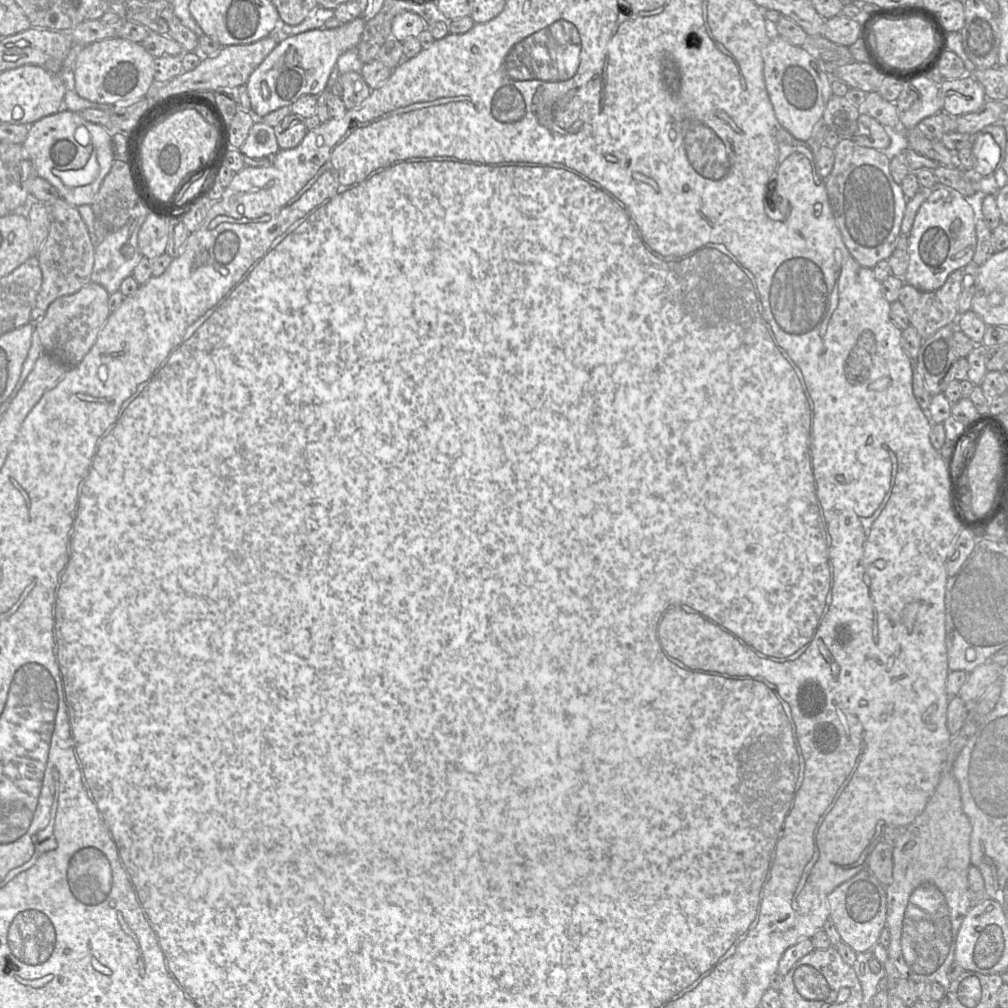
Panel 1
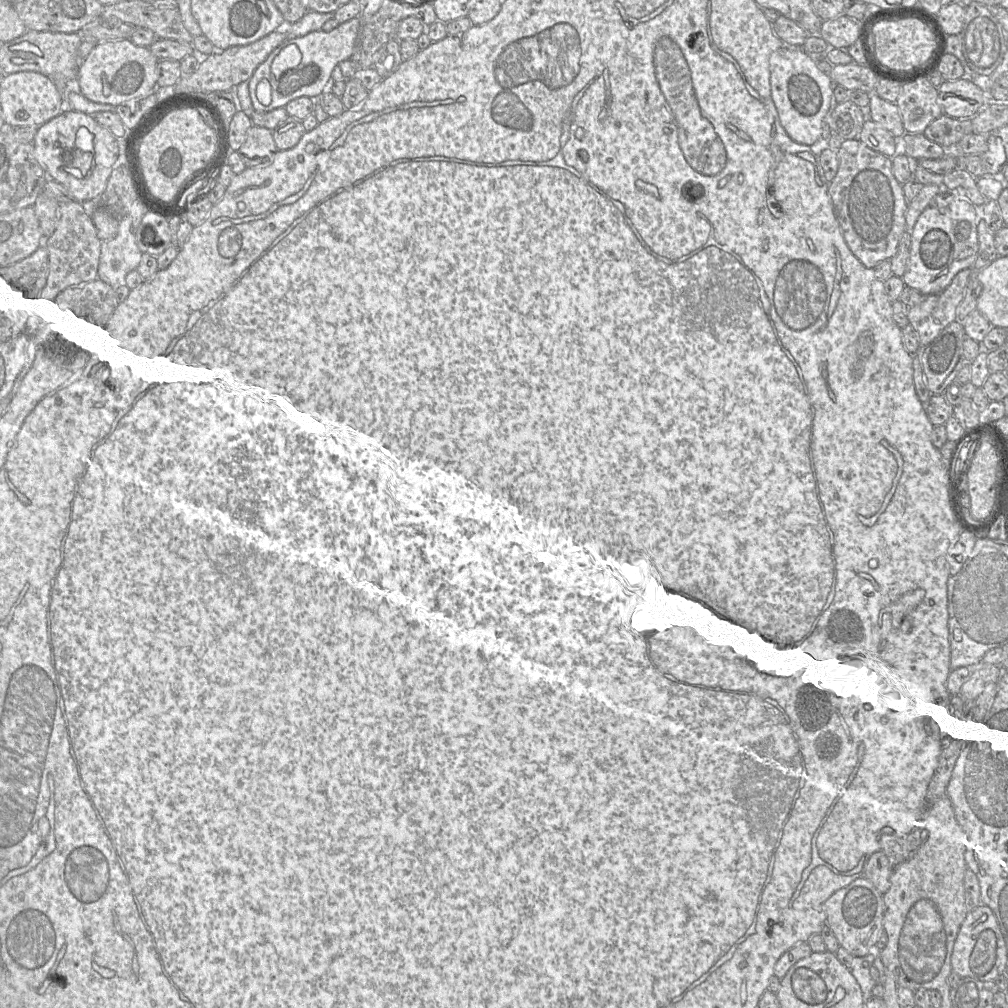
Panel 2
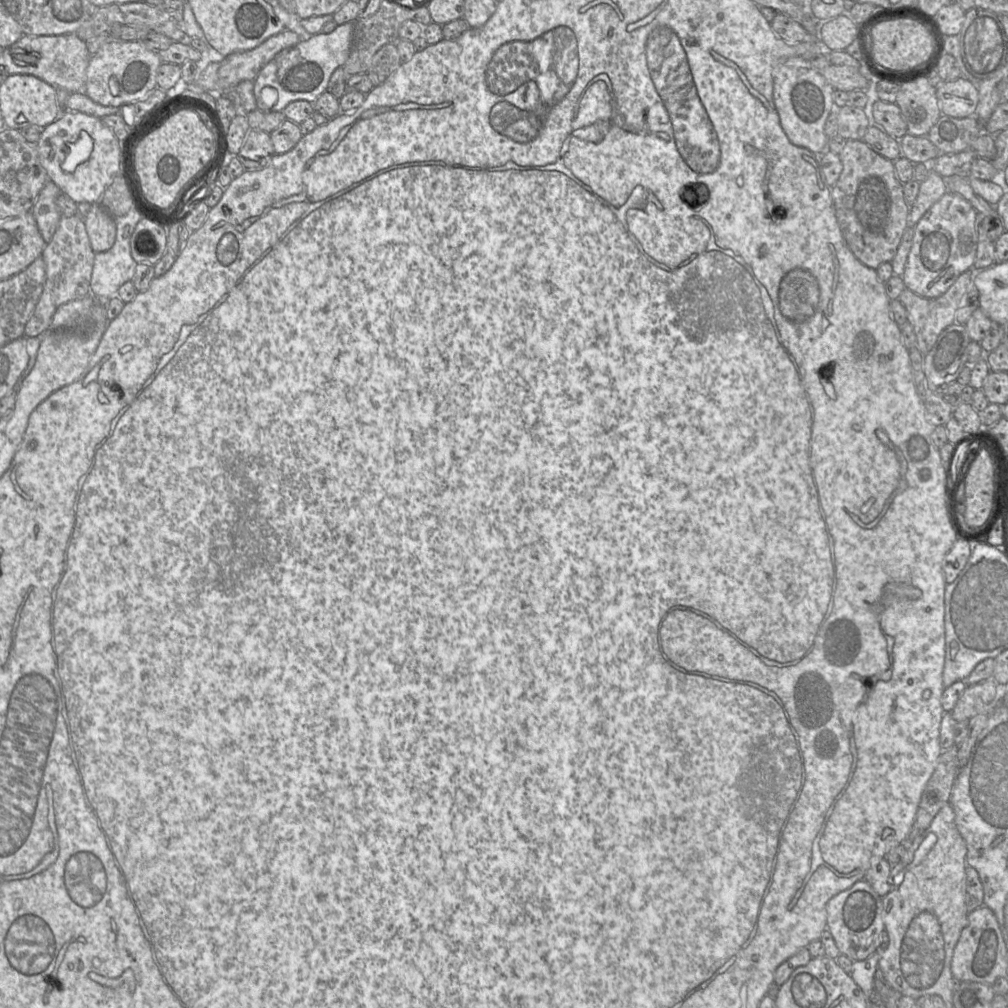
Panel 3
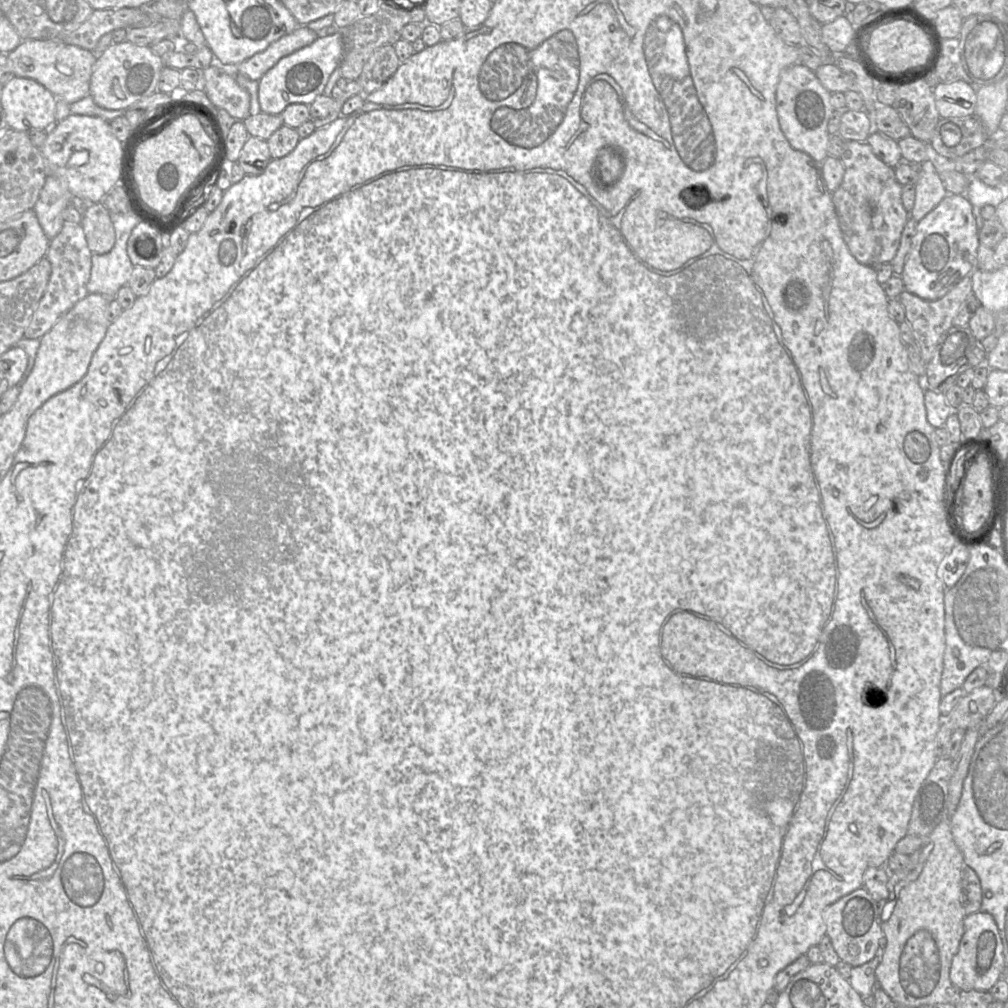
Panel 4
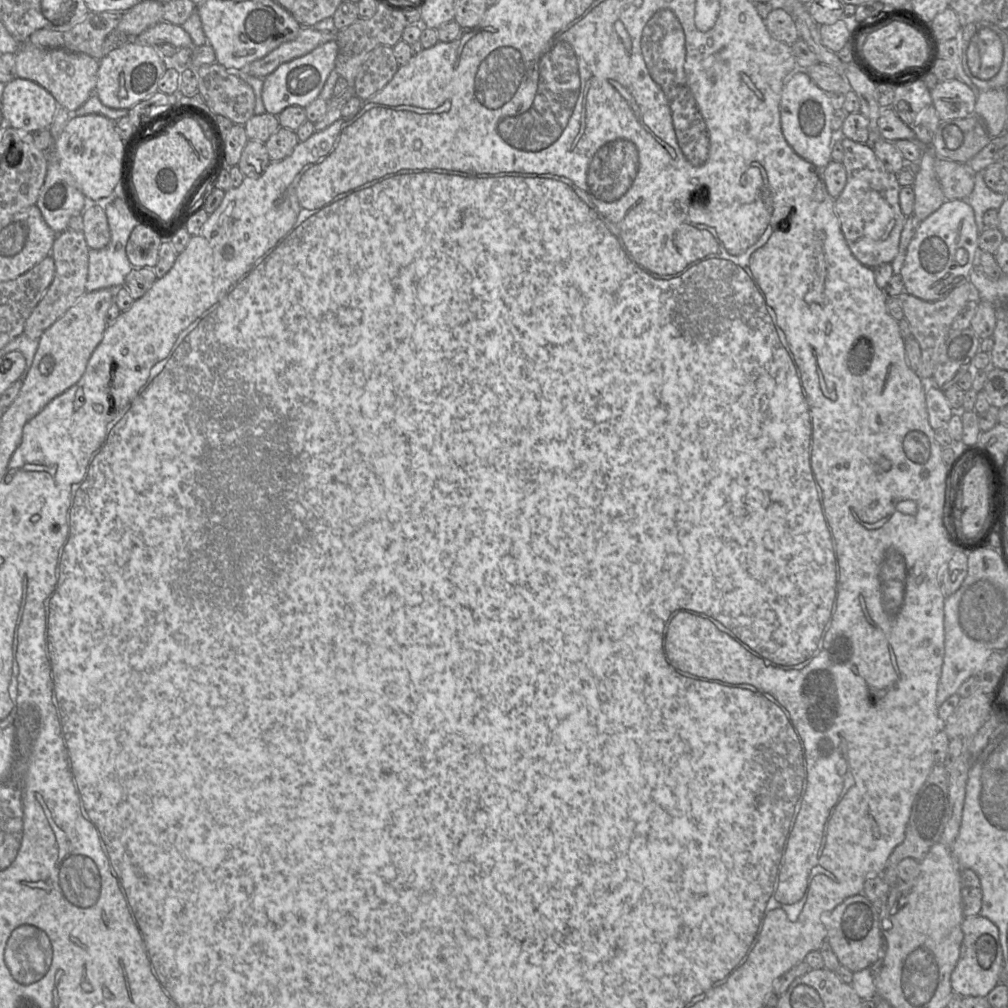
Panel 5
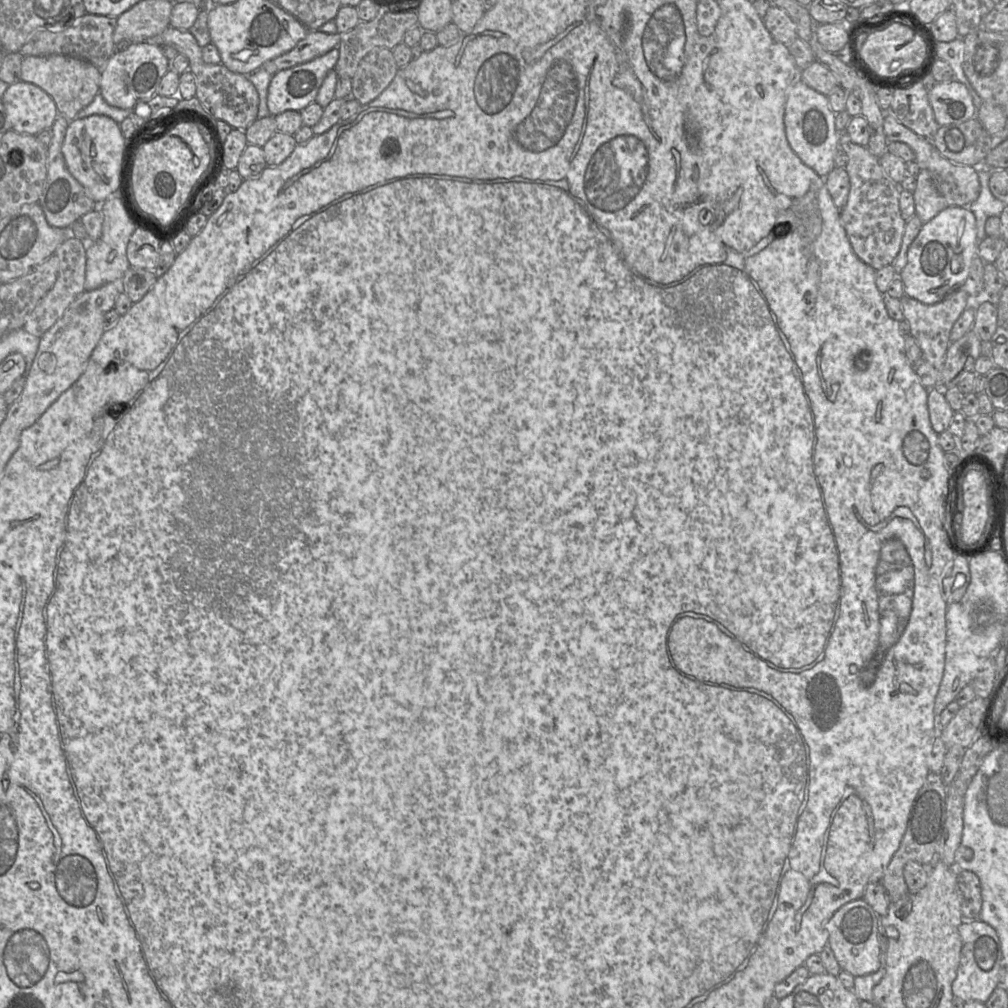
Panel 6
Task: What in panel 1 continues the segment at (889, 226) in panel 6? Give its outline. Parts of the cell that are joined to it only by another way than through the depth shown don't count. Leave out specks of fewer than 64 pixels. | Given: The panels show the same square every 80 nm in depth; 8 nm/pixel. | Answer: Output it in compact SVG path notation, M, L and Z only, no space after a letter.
M842 138L834 148L834 153L833 169L830 175L825 178L834 219L852 257L861 266L873 268L881 260L887 260L895 250L908 199L901 186L895 182L891 175L891 155L889 152L861 146L850 138Z

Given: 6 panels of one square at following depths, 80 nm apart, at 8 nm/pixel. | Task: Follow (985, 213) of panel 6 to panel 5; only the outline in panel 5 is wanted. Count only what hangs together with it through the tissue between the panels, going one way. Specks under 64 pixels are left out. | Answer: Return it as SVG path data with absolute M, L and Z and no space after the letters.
M976 172L974 176L974 188L966 198L967 203L973 208L978 232L985 229L983 215L988 209L998 210L1006 198L1006 195L992 191L986 185L982 172Z

